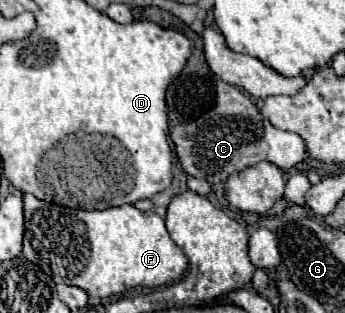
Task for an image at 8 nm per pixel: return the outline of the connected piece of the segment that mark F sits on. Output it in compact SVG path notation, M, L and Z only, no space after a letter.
M24 193L24 217L26 217L26 233L24 233L22 255L28 261L34 261L44 273L50 273L50 277L54 277L54 283L76 285L94 297L110 297L130 287L170 285L178 281L188 269L188 257L170 239L164 219L152 211L148 213L138 211L134 205L110 207L104 211L82 211L46 203L30 193Z

